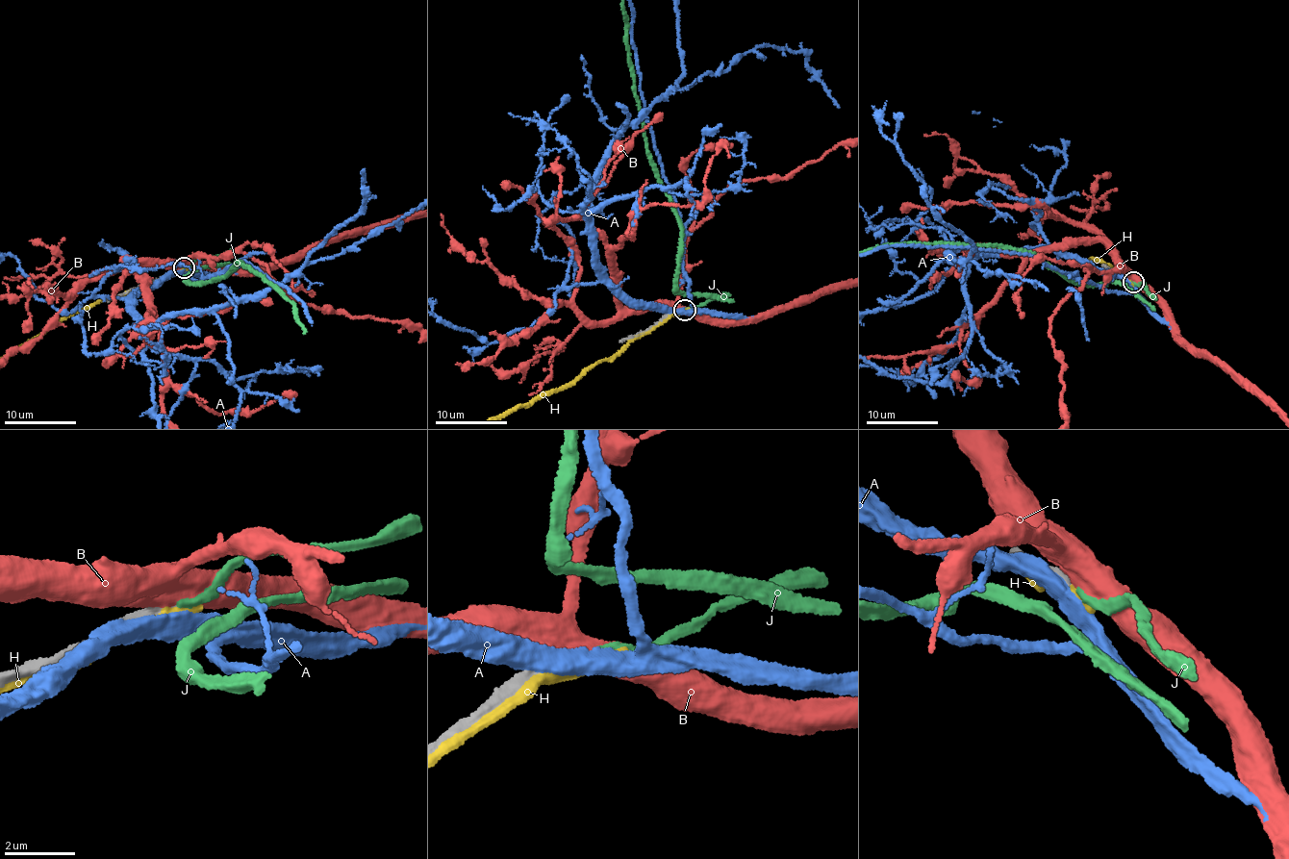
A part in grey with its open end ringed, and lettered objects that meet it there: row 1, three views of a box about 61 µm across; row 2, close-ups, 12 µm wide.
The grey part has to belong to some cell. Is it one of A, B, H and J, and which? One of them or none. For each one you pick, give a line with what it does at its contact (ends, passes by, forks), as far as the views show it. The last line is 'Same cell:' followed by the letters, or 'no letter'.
J: it ends
Same cell: J

